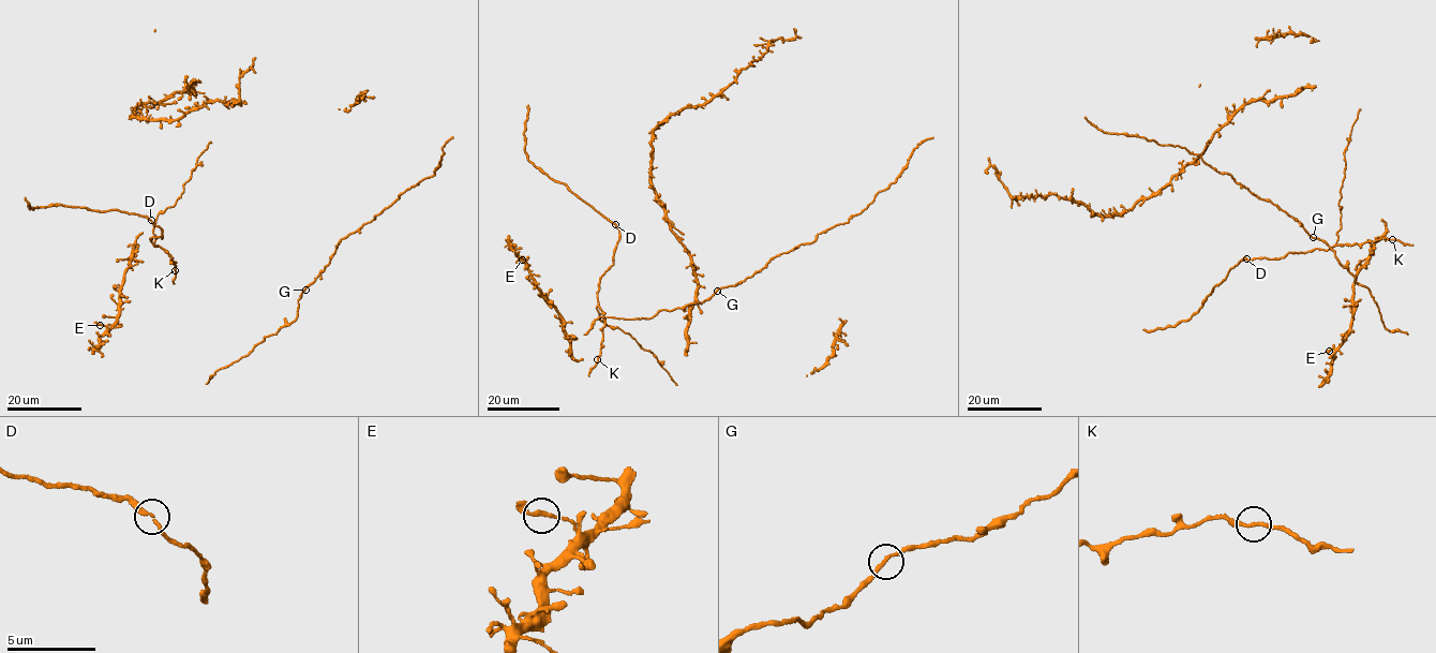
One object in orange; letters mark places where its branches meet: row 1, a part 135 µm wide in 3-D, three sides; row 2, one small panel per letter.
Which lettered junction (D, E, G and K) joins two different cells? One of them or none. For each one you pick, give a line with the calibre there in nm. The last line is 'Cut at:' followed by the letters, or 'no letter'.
Cut at: no letter

